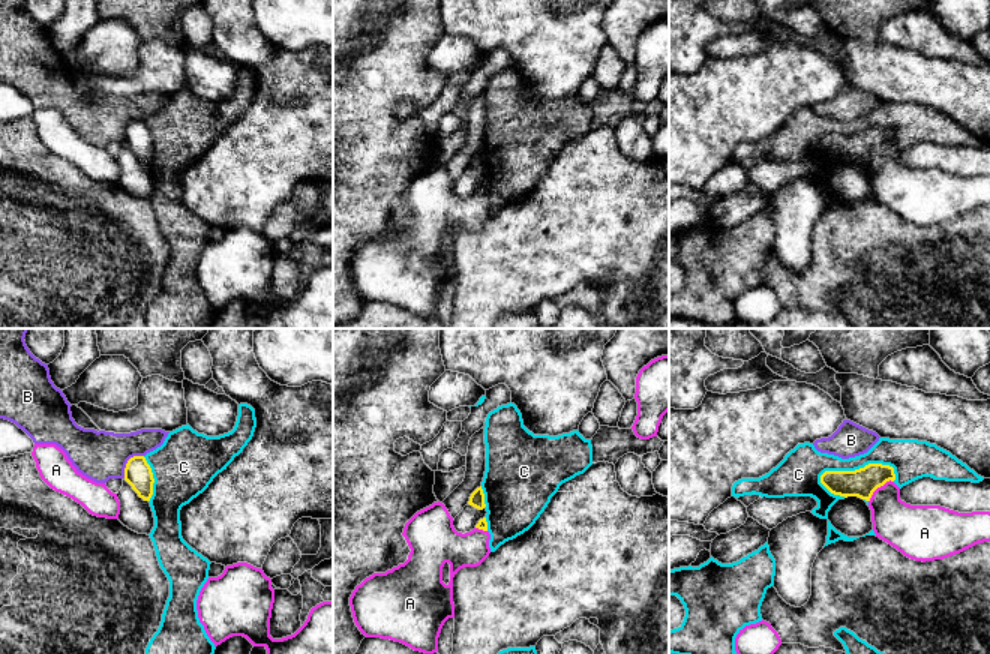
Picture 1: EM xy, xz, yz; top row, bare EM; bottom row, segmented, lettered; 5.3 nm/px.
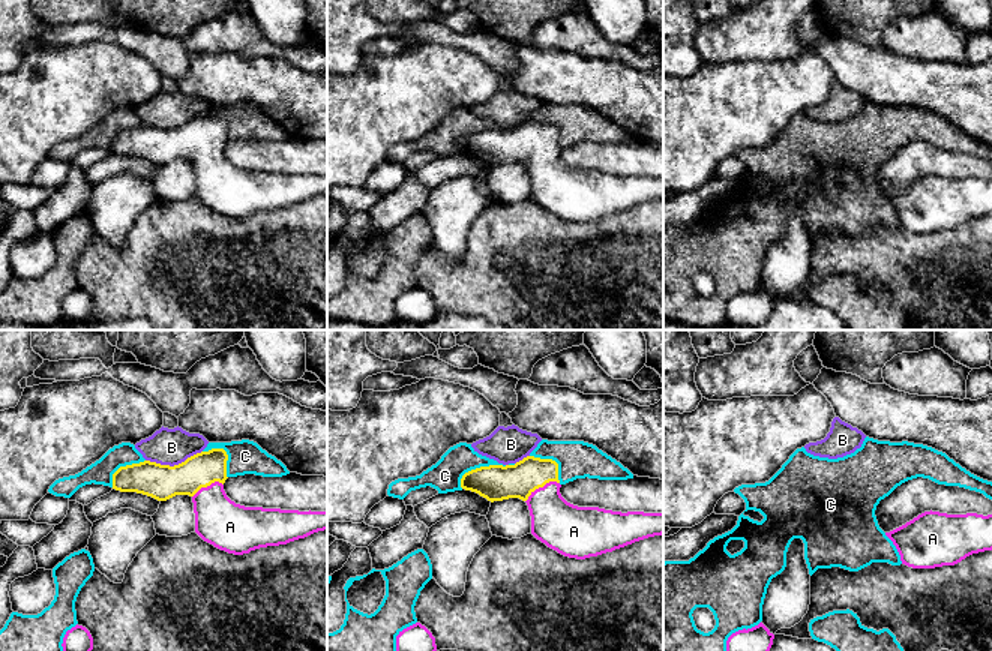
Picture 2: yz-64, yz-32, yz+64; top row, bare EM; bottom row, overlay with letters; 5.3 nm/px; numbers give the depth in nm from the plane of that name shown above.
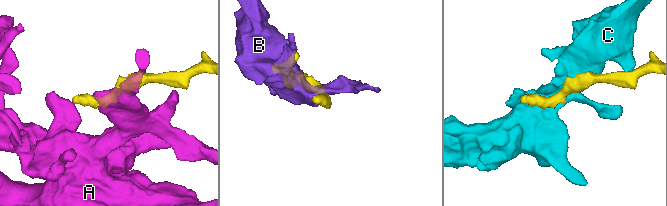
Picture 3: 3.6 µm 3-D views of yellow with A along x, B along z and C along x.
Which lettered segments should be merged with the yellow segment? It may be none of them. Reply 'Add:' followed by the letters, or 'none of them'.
Add: A

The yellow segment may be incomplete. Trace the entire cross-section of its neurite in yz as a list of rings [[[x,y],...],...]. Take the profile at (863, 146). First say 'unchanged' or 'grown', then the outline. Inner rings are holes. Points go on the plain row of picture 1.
grown; [[[882,128],[820,140],[831,158],[866,164],[876,201],[910,224],[944,224],[990,206],[990,176],[958,177],[940,170],[910,170],[900,164],[894,144],[894,132]]]

